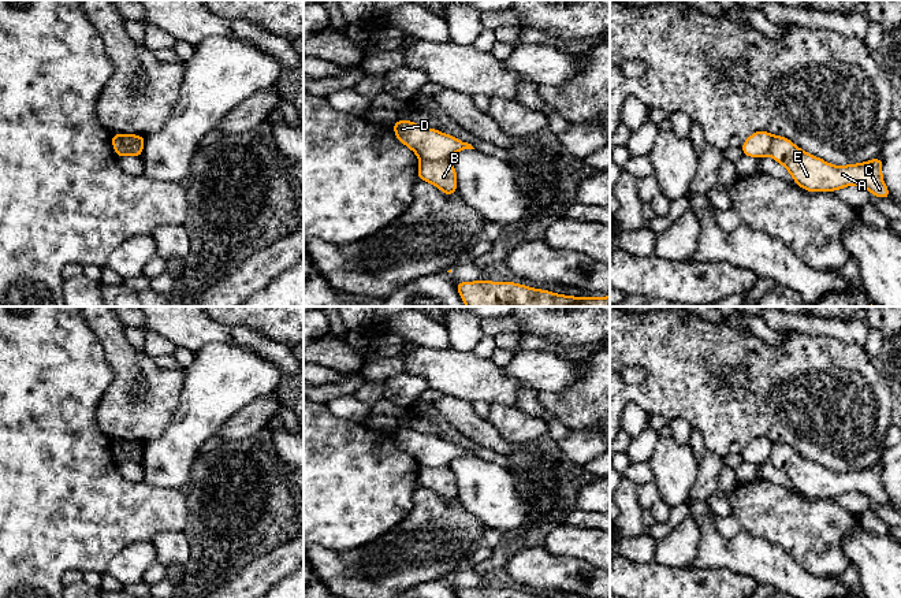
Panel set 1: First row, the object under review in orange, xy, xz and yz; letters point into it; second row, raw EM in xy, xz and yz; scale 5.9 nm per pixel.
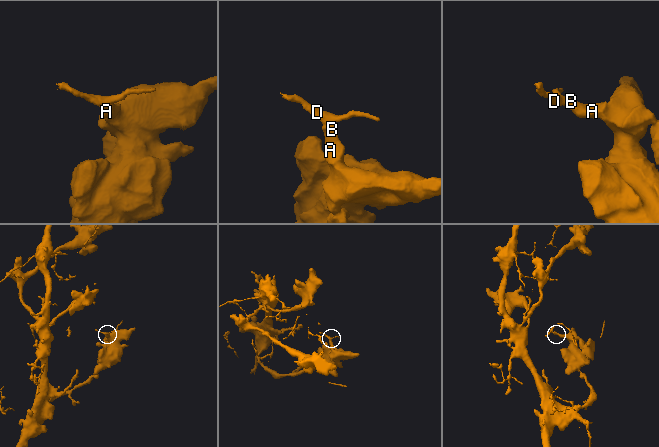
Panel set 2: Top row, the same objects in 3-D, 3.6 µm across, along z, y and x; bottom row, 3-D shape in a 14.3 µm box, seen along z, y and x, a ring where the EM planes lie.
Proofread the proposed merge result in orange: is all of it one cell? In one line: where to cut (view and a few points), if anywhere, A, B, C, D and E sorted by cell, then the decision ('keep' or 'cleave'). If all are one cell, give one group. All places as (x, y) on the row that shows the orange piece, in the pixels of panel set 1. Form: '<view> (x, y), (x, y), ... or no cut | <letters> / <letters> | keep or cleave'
xy (142, 144), (118, 144), (115, 147) | A B C E / D | cleave

